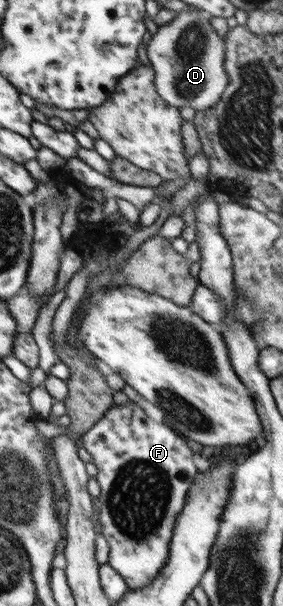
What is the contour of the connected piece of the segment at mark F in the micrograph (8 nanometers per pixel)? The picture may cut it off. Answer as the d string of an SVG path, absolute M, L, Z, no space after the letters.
M134 401L111 405L82 439L83 448L91 454L98 470L96 479L101 486L100 496L96 499L100 510L98 531L110 548L108 564L125 579L130 589L143 588L166 565L176 516L199 474L193 461L193 448L165 422L151 419Z

